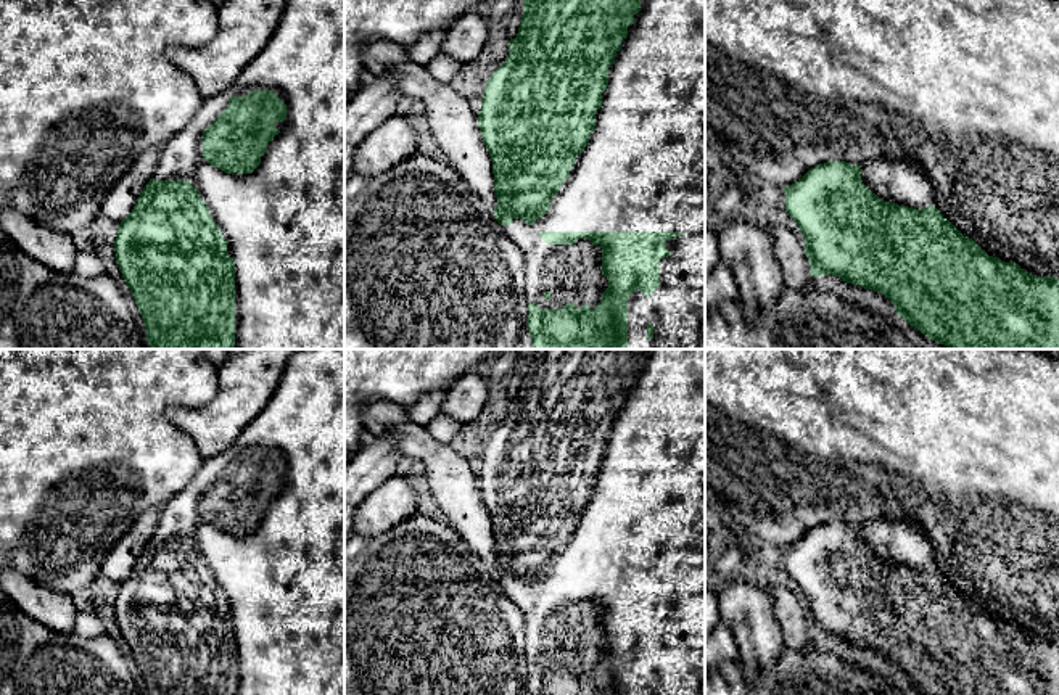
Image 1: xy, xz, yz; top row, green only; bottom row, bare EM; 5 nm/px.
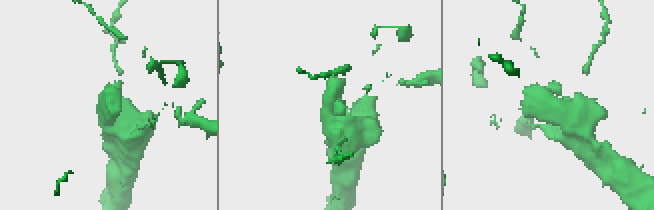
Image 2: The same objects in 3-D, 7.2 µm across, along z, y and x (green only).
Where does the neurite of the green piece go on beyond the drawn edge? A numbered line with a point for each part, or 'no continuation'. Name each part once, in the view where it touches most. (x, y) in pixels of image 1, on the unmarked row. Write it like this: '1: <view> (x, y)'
1: xz (644, 528)

